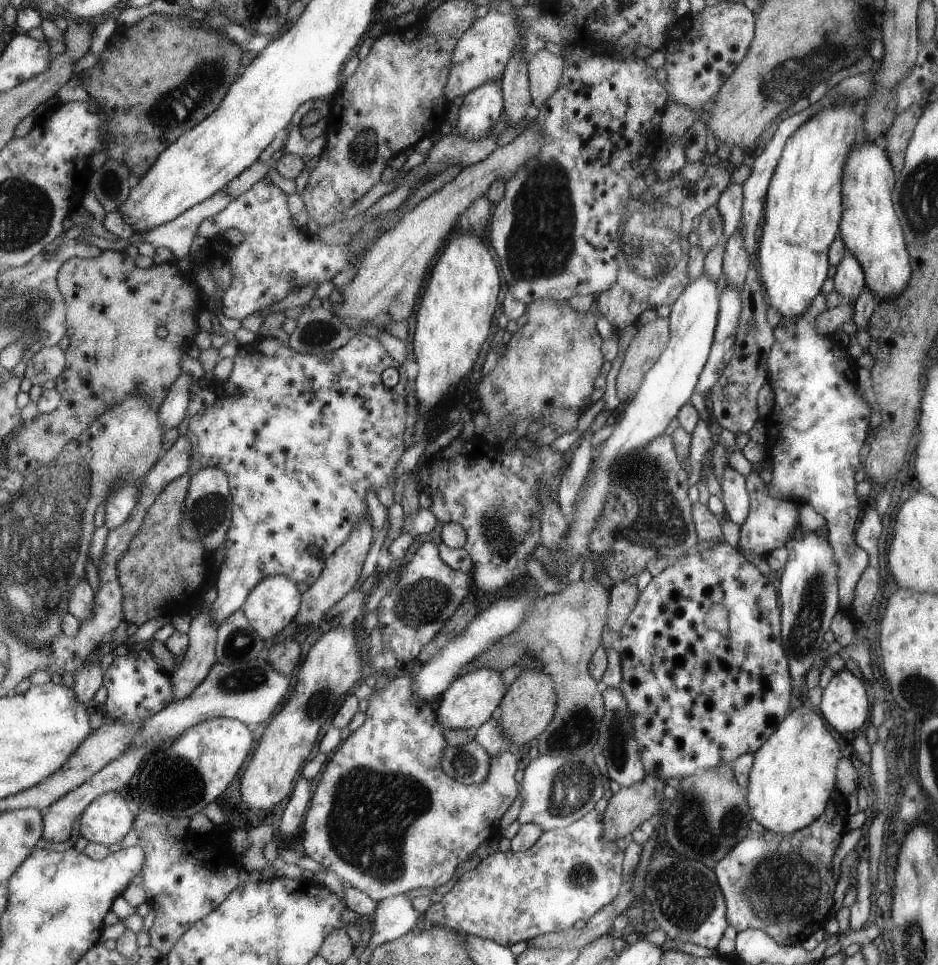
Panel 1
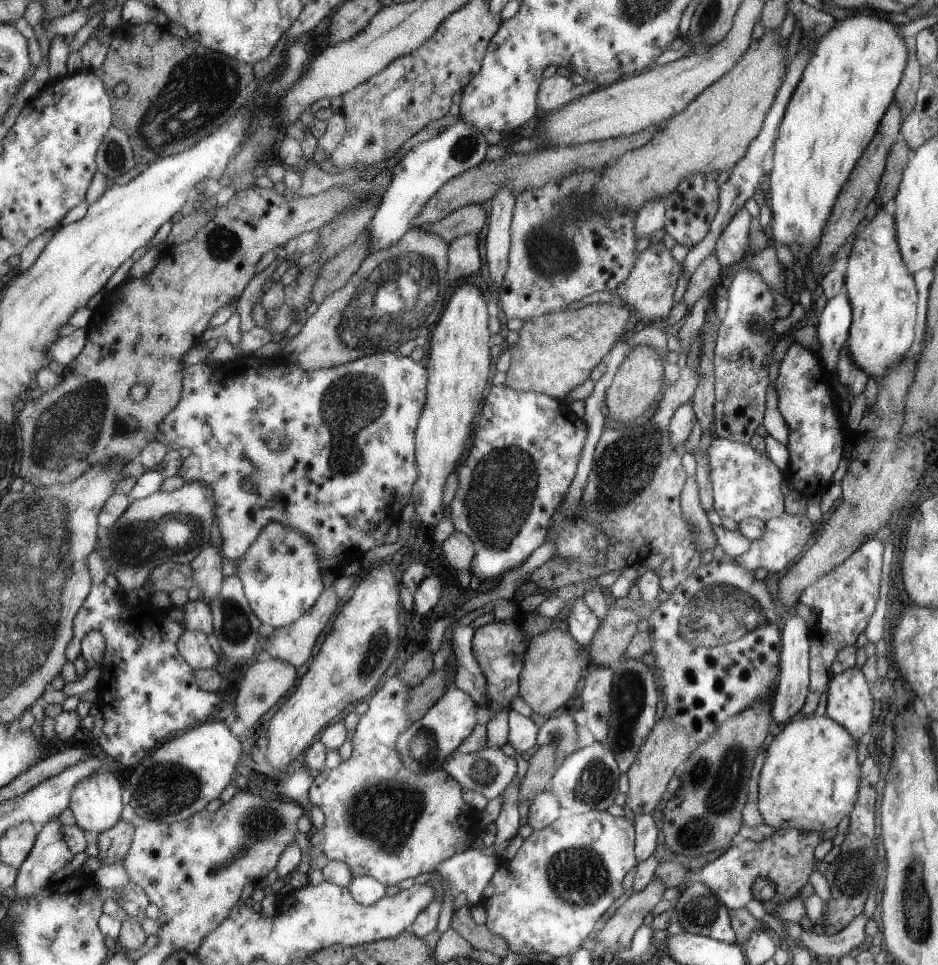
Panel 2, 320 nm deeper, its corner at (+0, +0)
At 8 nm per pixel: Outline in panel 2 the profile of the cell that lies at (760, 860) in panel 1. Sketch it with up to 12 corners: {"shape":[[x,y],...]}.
{"shape":[[777,829],[744,839],[700,871],[728,909],[768,878],[769,913],[807,882],[823,832]]}

